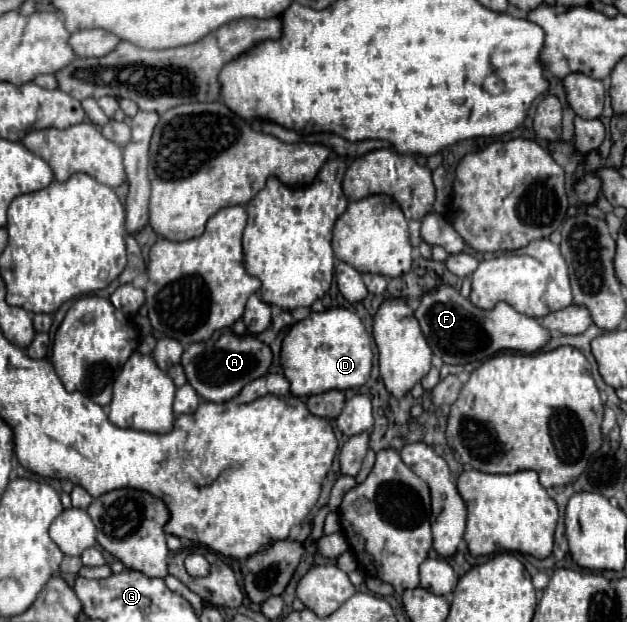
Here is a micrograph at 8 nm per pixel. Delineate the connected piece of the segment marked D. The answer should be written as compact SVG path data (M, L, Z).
M330 309L324 313L310 313L310 317L292 325L290 333L284 337L284 343L282 343L280 363L282 363L286 379L290 381L292 395L308 397L308 395L318 395L318 393L332 391L332 389L346 391L346 389L362 387L370 377L372 357L374 357L372 337L366 333L360 317L348 309Z

